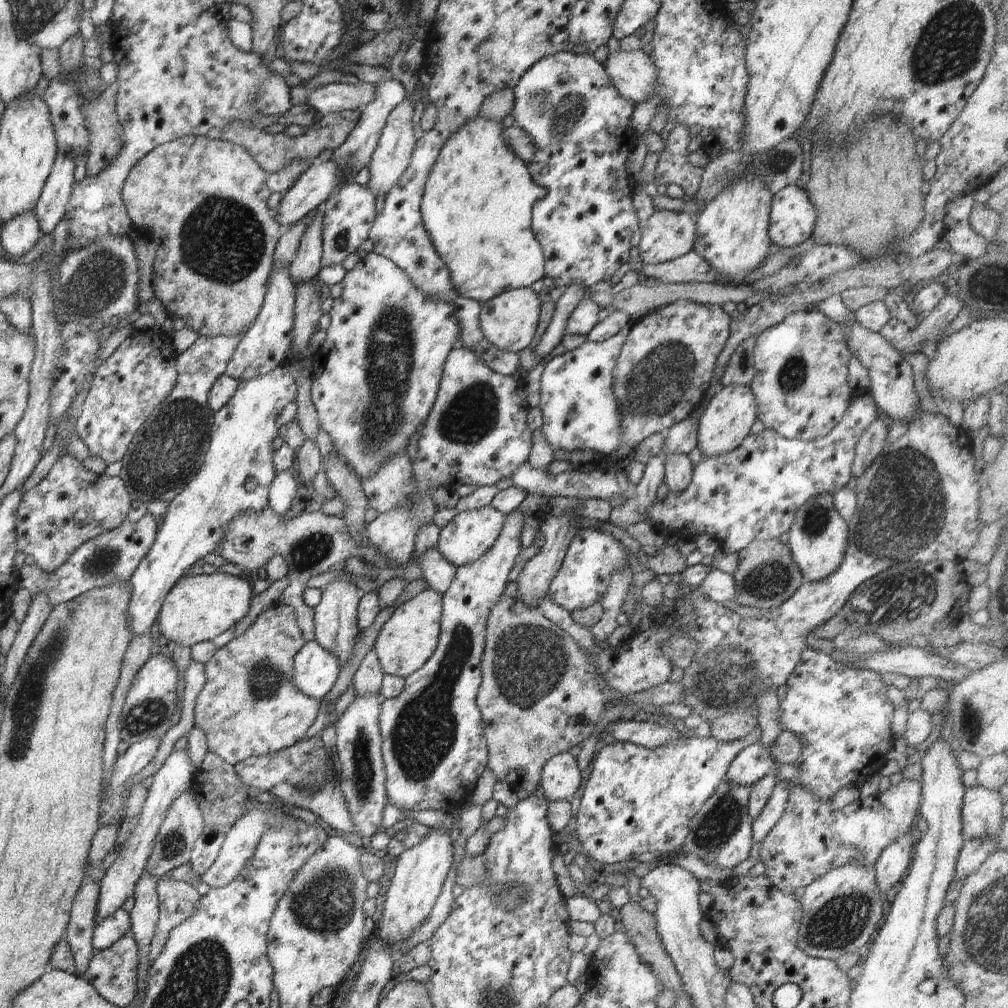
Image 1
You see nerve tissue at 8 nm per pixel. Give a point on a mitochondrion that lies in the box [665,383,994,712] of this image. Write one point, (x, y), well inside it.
(903, 508)

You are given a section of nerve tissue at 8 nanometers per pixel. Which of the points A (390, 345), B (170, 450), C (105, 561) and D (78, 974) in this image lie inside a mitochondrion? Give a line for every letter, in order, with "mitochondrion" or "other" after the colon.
A: mitochondrion
B: mitochondrion
C: mitochondrion
D: other

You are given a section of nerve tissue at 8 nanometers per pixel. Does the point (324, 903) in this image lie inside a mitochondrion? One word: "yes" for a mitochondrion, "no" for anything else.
yes

